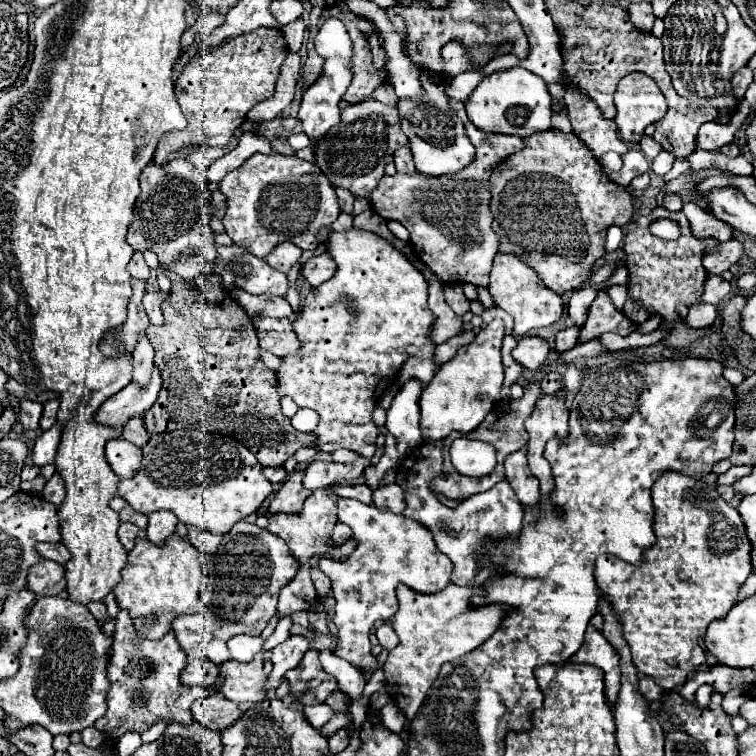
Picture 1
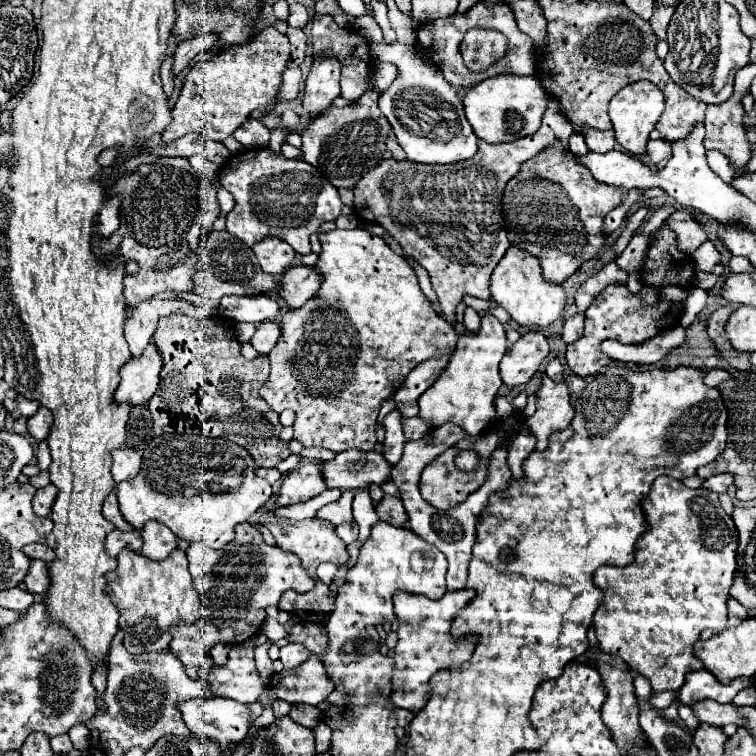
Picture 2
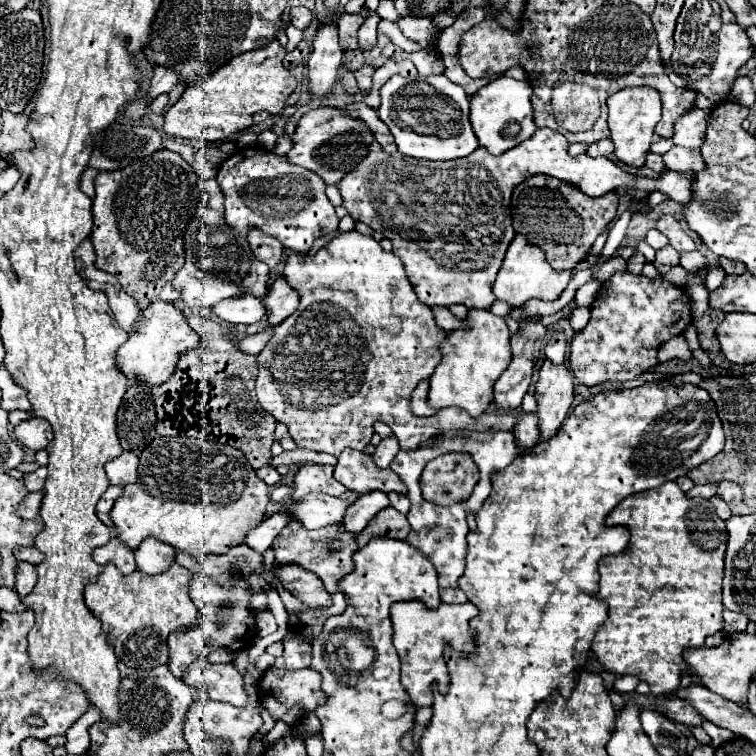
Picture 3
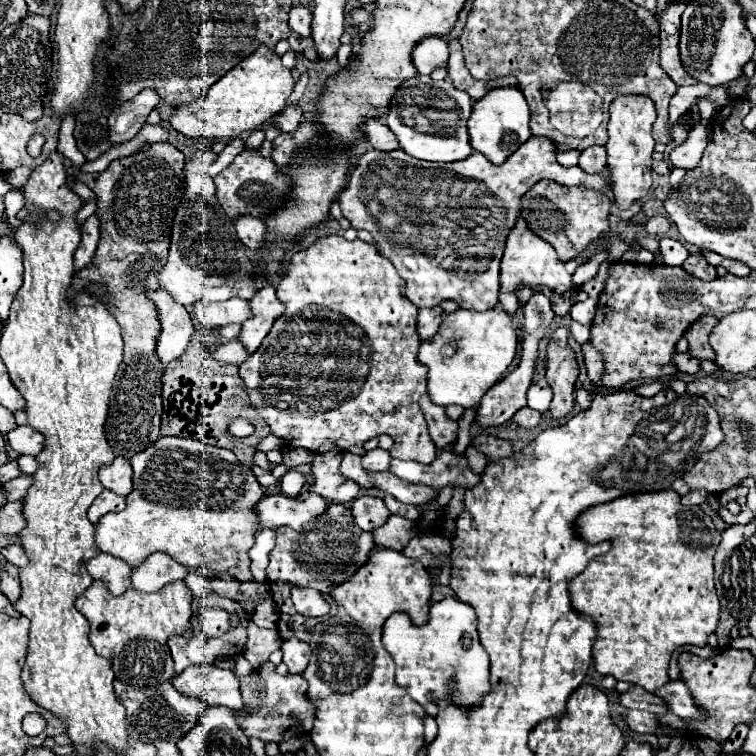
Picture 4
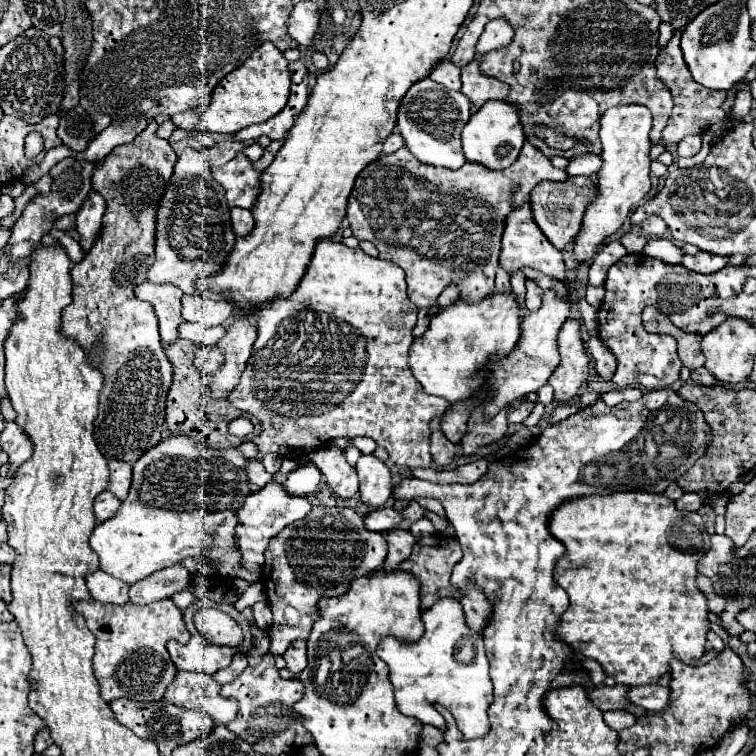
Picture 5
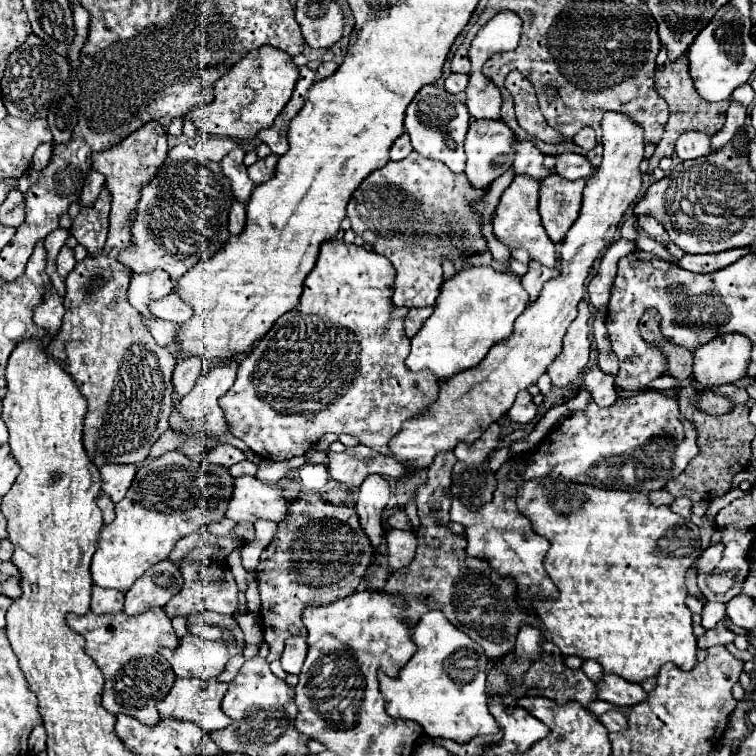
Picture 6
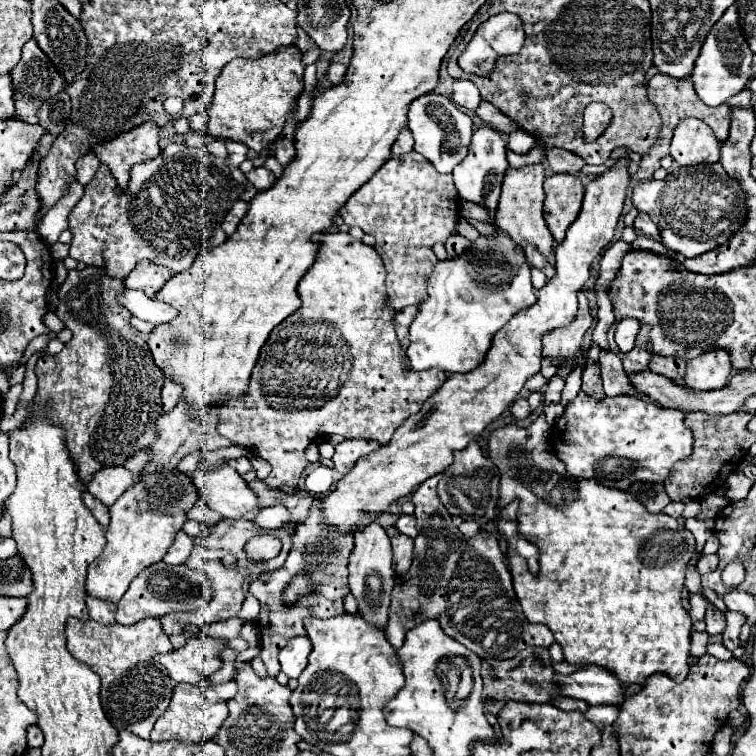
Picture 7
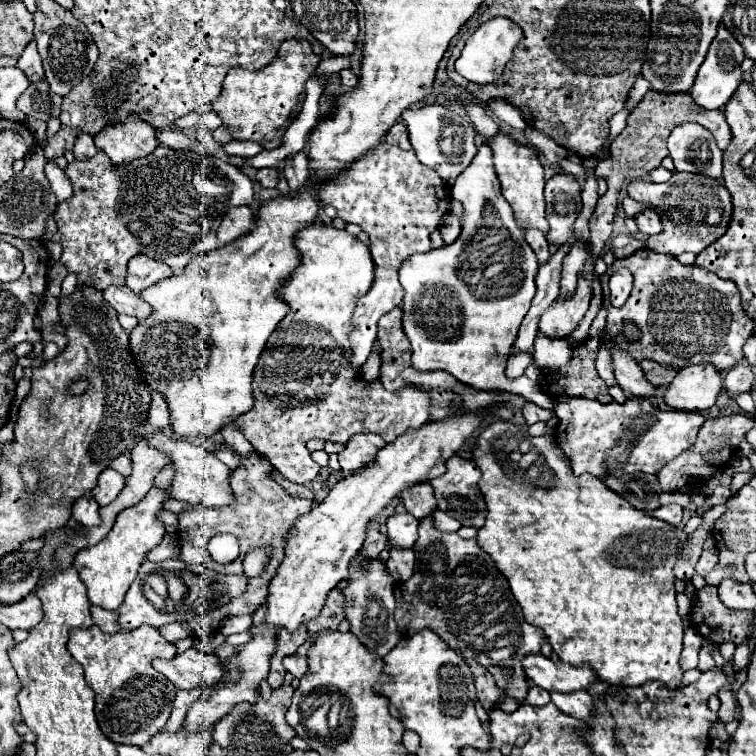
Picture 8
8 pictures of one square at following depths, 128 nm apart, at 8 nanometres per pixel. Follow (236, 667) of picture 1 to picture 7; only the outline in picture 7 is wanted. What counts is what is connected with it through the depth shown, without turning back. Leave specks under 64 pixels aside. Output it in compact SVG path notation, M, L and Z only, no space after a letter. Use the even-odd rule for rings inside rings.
M234 680L226 684L214 684L208 688L192 686L192 684L178 684L170 702L170 708L156 720L154 730L150 734L150 742L164 742L164 740L180 740L184 744L204 744L216 736L222 722L228 716L226 702L236 696L238 686Z

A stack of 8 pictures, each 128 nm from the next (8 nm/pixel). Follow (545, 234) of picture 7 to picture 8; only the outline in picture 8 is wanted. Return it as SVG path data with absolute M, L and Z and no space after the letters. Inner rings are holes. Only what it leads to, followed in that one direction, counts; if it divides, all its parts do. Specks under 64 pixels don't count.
M502 132L488 138L488 146L492 148L492 154L494 154L494 168L500 178L500 184L502 184L502 196L512 206L516 222L520 226L530 224L530 226L536 226L546 232L548 230L546 202L544 202L544 182L546 180L544 180L544 168L538 160L538 152L524 144L518 144L508 134L502 134Z

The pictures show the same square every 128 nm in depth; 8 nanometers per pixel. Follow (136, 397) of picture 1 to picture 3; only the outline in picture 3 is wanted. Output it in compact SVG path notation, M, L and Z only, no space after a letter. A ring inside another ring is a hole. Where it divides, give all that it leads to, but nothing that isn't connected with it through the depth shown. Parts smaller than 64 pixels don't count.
M152 302L136 322L136 328L130 332L128 340L118 348L118 368L128 378L142 378L148 386L166 382L176 370L178 358L192 350L198 344L196 332L186 322L180 308L170 302Z

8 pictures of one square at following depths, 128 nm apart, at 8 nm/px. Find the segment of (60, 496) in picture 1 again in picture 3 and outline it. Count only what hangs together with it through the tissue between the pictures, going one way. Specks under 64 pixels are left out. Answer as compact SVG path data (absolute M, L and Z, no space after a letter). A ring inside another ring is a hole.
M30 492L22 502L20 502L20 508L16 508L16 514L20 518L26 518L26 520L36 520L38 518L38 512L40 512L40 504L42 504L42 496L44 492Z

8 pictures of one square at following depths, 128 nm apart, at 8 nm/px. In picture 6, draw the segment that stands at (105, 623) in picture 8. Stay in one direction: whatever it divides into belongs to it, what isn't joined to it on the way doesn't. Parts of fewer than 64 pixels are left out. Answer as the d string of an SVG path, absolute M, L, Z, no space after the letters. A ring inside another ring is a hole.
M92 588L92 600L90 600L90 610L94 614L116 614L124 606L124 594L118 590L110 588Z

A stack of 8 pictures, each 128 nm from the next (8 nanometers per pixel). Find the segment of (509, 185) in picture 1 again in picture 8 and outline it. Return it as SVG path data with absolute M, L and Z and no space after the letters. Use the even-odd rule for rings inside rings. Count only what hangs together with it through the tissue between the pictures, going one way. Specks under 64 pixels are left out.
M556 174L546 182L546 218L550 230L546 240L562 246L574 234L574 220L580 212L580 186L570 174Z

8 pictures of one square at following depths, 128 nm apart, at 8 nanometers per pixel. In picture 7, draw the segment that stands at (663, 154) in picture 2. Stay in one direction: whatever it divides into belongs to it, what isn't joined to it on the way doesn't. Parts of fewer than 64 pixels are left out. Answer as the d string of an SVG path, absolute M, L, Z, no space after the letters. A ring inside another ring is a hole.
M678 124L670 142L670 156L680 166L714 164L720 158L720 142L706 124Z

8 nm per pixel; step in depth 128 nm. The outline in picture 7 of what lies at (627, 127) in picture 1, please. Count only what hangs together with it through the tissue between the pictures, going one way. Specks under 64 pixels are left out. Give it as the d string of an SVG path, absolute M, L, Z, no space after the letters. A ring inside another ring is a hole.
M626 158L618 160L598 180L586 186L582 210L568 228L564 242L558 244L554 252L556 276L542 290L538 290L538 302L532 308L516 314L504 328L500 328L500 332L496 332L484 364L468 374L452 374L422 406L422 410L410 416L394 432L386 446L380 446L376 452L360 458L356 466L338 480L336 490L322 498L320 508L324 512L322 522L326 526L336 532L354 534L373 521L370 516L380 516L390 508L392 502L412 494L424 480L446 472L446 468L452 464L452 452L464 450L468 442L480 436L480 432L514 402L524 382L532 374L540 372L542 334L572 322L578 310L576 294L590 278L590 264L614 238L630 182L626 164Z

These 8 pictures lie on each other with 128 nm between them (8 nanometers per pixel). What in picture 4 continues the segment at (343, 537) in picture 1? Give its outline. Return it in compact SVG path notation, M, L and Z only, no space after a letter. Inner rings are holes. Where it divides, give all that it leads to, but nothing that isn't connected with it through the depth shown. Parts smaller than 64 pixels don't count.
M360 496L352 504L352 516L362 530L372 532L372 528L380 528L380 524L384 524L384 520L388 520L390 510L384 506L384 502L380 498Z

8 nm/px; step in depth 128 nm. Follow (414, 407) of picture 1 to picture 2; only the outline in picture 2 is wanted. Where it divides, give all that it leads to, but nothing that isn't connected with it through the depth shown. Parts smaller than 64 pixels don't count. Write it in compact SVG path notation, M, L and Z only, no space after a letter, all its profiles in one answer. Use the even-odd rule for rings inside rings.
M392 410L390 414L386 414L384 418L384 428L386 428L386 440L384 440L384 448L382 448L382 456L384 460L394 466L400 456L402 456L402 448L404 448L404 432L402 432L402 414L398 410Z

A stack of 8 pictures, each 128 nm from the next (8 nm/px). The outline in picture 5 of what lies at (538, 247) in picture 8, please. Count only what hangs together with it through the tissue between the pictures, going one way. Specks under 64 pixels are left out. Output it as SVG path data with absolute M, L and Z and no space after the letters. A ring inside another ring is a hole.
M526 280L526 308L530 310L530 312L536 312L538 308L540 308L540 304L542 304L542 294L544 294L544 290L536 284L536 282L532 282L532 280Z

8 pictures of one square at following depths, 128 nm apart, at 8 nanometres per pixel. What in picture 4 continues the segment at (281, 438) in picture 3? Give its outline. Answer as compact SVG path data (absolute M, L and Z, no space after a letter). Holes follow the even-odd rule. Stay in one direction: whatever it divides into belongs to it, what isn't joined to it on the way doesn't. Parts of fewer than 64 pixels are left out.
M269 434L267 437L261 440L261 442L256 447L258 452L268 452L271 450L282 450L286 444L284 444L284 440L274 436L273 434Z

